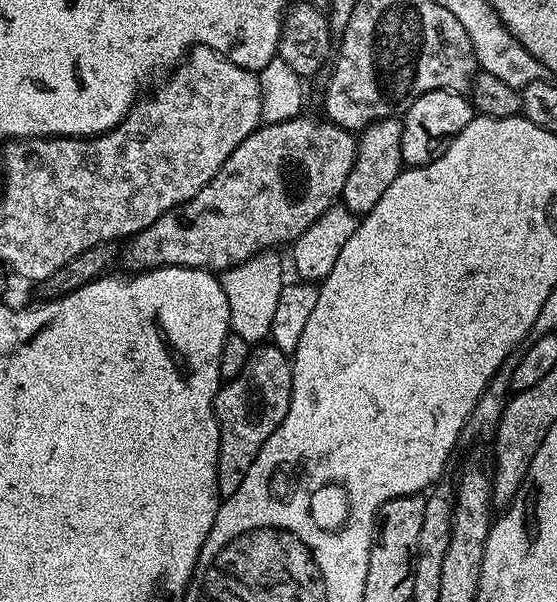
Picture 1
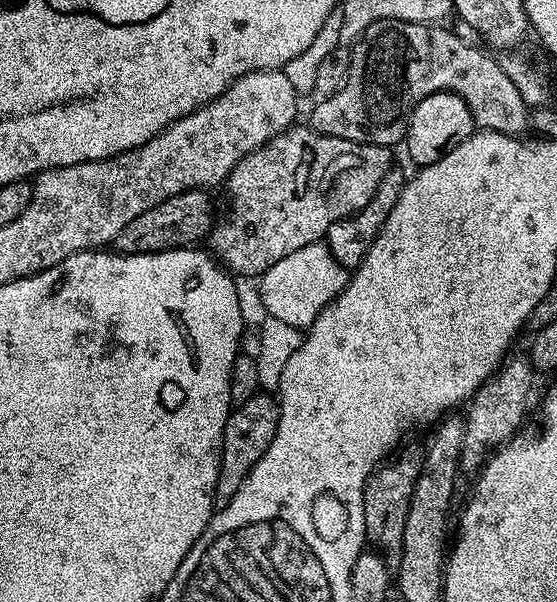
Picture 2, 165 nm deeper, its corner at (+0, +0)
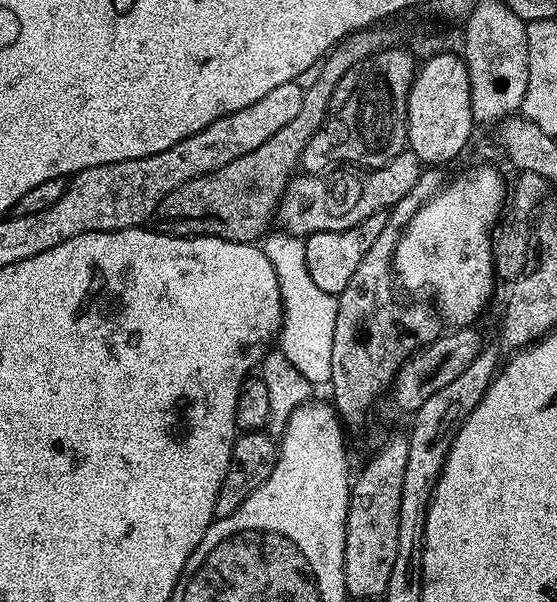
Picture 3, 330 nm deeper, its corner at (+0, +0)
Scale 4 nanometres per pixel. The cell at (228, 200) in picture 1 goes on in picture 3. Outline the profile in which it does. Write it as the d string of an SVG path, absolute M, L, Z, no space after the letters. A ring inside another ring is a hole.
M410 150L400 152L388 164L371 170L329 170L323 174L297 174L286 186L276 208L279 227L290 235L307 238L319 232L353 228L370 214L391 210L418 182L422 162Z

